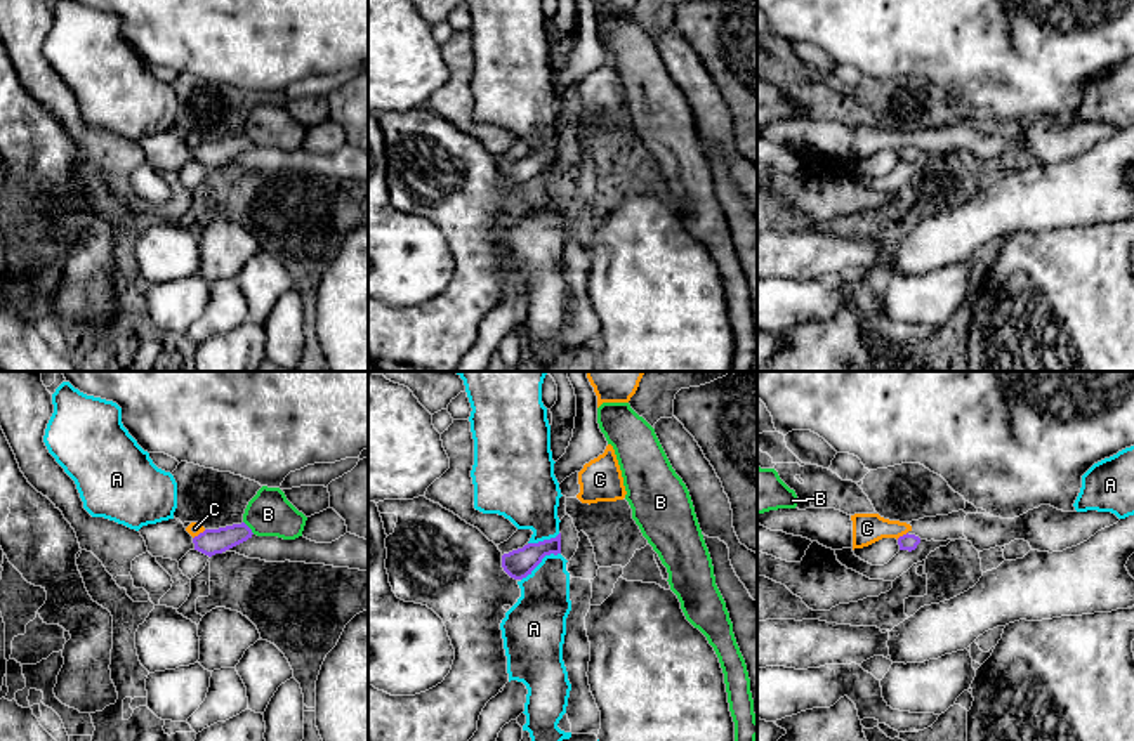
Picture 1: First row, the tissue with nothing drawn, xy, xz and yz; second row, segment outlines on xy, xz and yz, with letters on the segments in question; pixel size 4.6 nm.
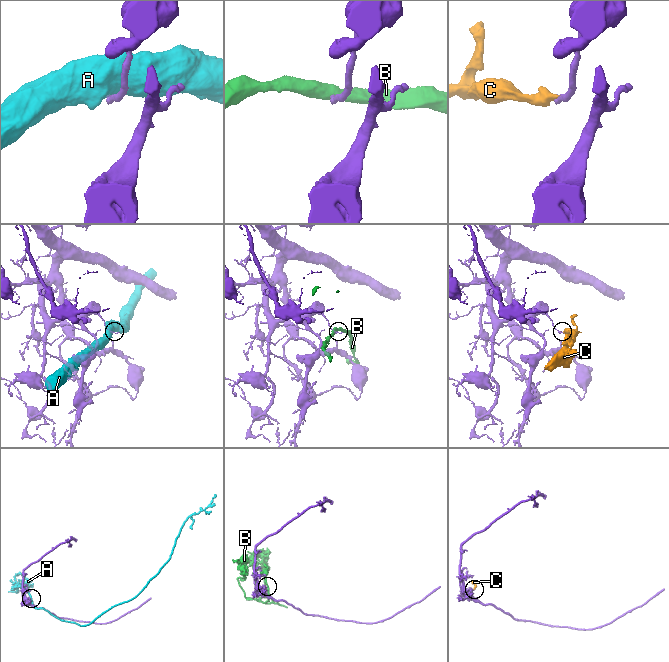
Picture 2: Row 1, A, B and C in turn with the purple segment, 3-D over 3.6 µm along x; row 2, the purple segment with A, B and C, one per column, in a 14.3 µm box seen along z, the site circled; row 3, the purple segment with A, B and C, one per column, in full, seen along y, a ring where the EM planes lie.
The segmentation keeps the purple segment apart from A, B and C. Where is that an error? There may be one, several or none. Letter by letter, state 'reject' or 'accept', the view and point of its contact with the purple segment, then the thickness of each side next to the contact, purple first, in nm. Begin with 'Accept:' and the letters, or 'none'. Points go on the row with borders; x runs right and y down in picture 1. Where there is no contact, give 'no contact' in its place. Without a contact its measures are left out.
Accept: none
A: reject; contact xz (540, 561); calibres 140 and 240 nm
B: reject; contact xy (249, 528); calibres 120 and 200 nm
C: reject; contact xy (200, 533); calibres 120 and 60 nm

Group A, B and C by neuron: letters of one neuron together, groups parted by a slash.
A / B / C

